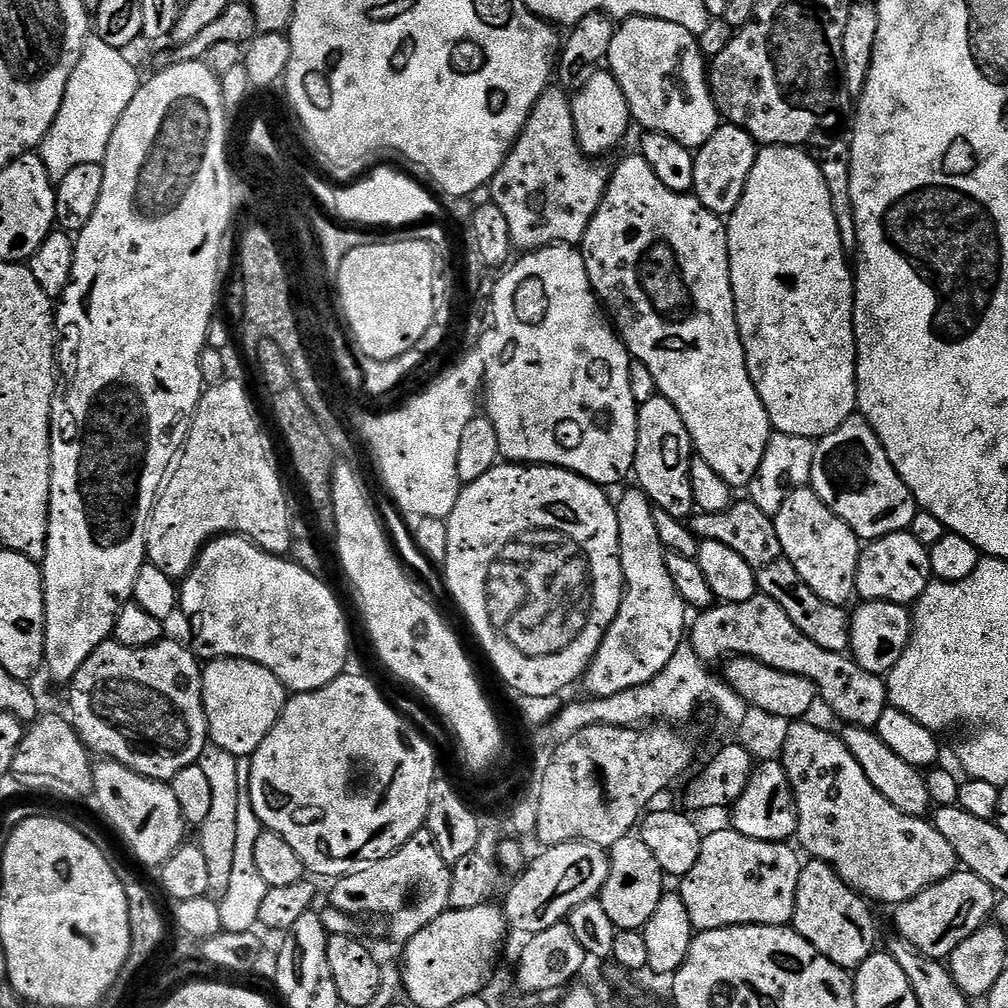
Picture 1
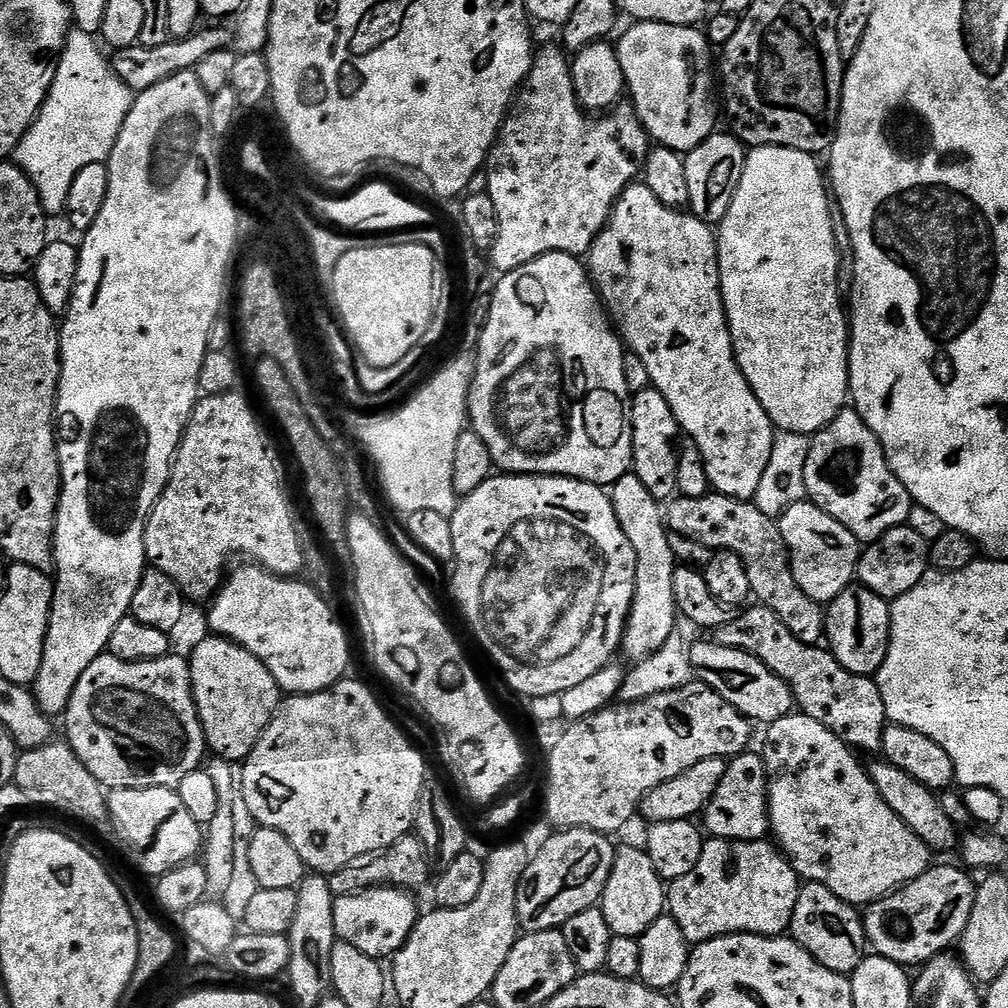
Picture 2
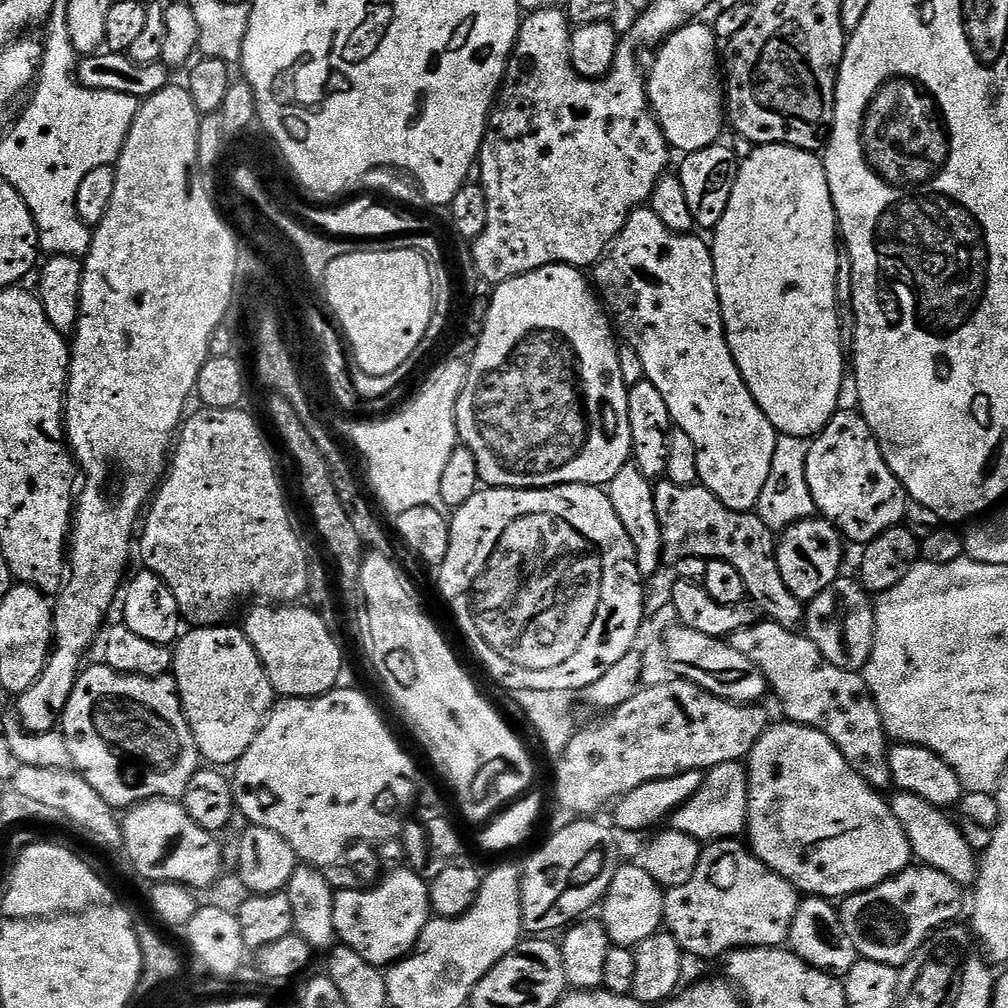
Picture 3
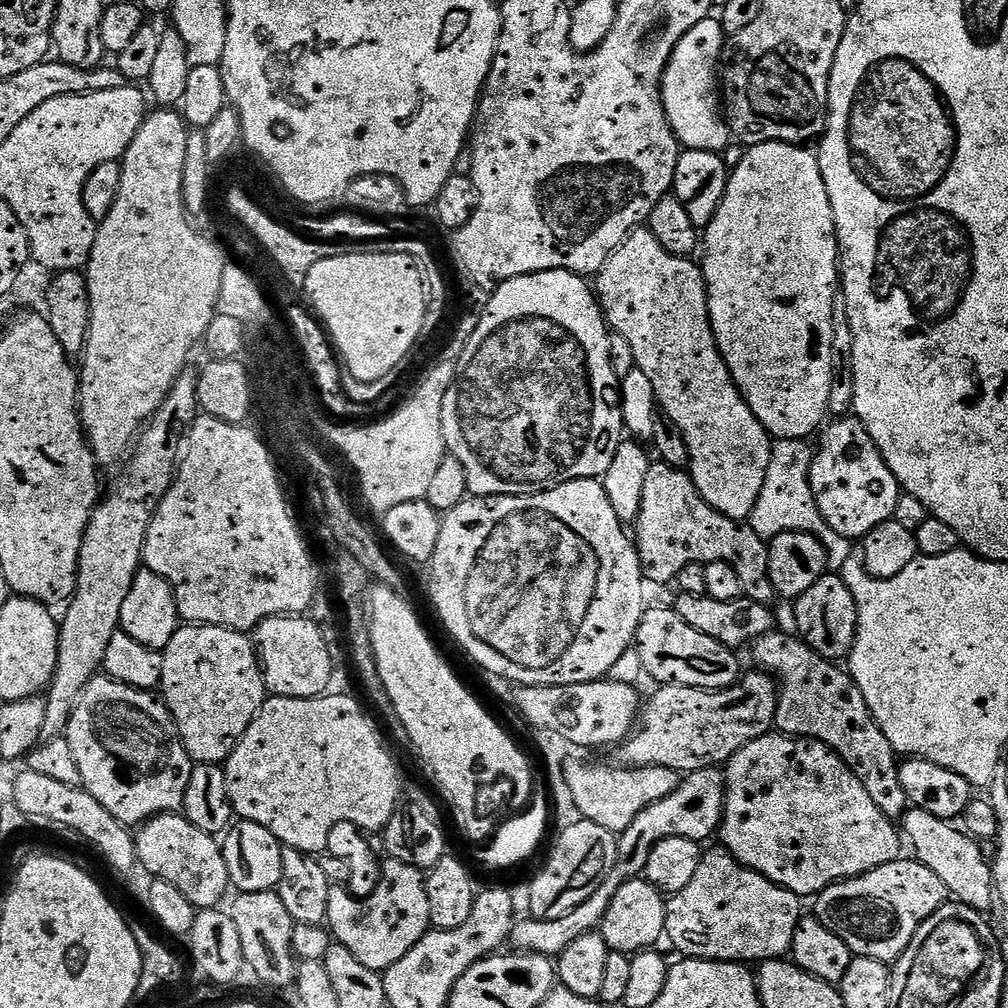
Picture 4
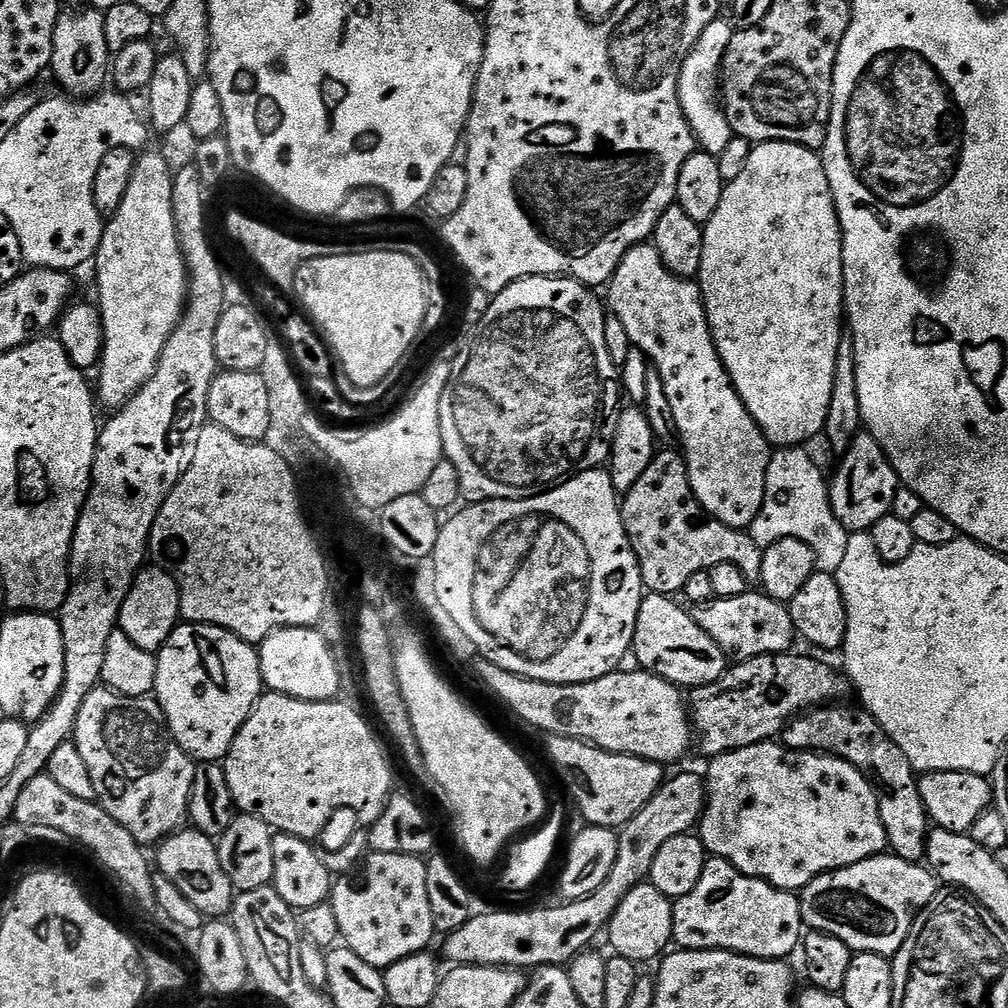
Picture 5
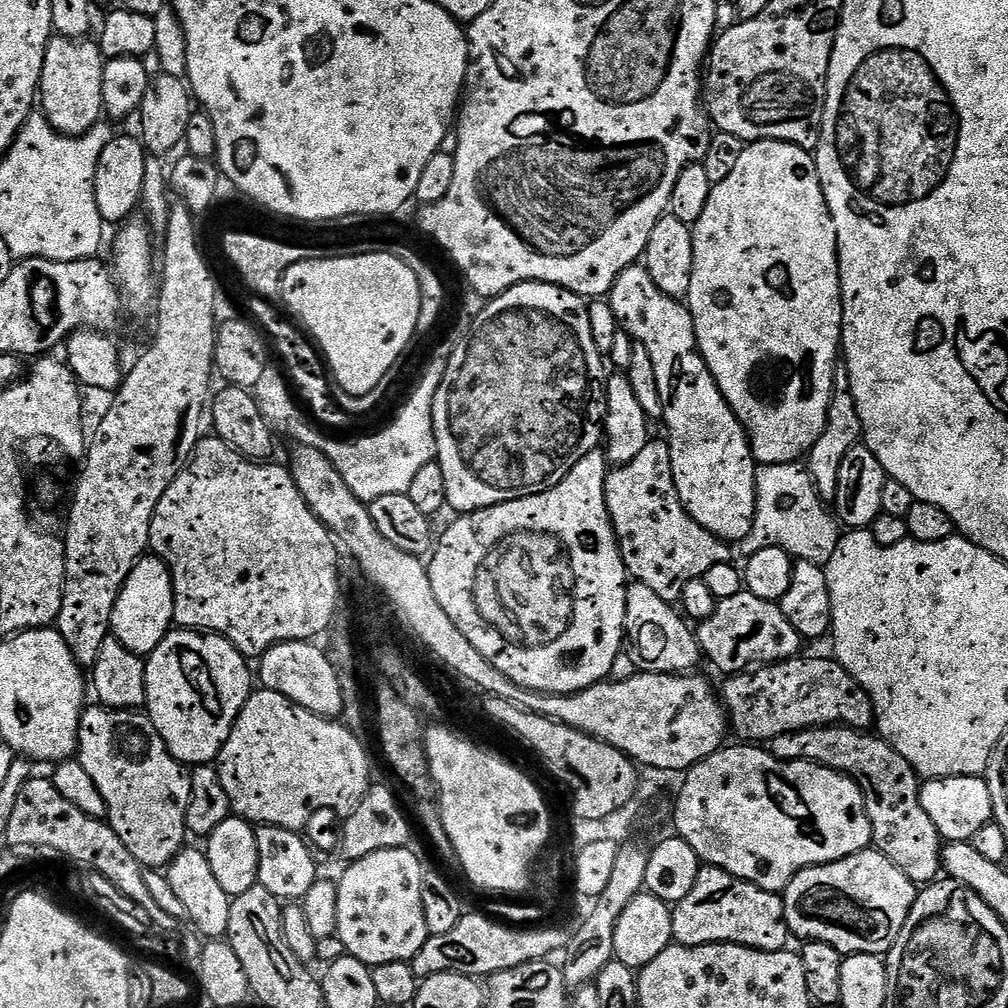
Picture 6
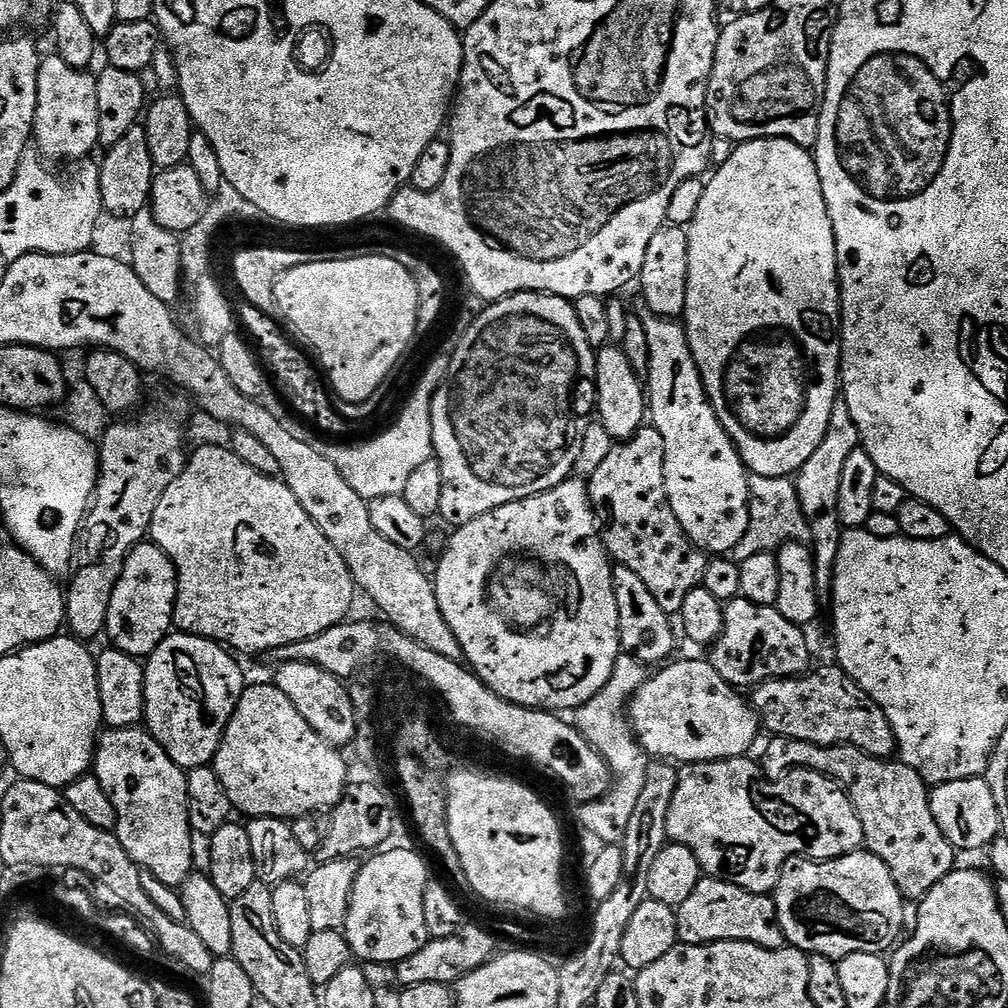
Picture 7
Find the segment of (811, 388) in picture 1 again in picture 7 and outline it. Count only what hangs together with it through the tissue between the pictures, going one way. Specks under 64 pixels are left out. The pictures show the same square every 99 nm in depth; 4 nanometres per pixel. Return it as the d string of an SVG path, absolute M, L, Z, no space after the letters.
M745 140L737 143L733 148L736 149L725 158L724 165L716 173L713 171L707 177L704 193L702 194L702 202L699 204L694 218L686 226L688 245L690 246L690 266L688 267L686 306L684 307L682 323L684 325L684 333L688 336L688 341L690 342L690 350L694 354L694 362L698 366L698 374L702 378L704 389L708 395L708 400L712 404L714 414L718 414L718 422L724 427L726 434L734 442L734 446L738 450L745 468L754 476L765 476L766 478L786 476L792 478L795 477L802 466L806 466L806 461L813 456L814 450L818 450L818 446L821 444L822 438L825 437L827 426L830 423L831 410L834 409L837 397L842 392L840 387L840 278L836 275L836 239L834 238L834 230L832 229L830 214L826 206L826 198L822 194L822 182L816 169L816 161L809 149L798 146L789 140Z

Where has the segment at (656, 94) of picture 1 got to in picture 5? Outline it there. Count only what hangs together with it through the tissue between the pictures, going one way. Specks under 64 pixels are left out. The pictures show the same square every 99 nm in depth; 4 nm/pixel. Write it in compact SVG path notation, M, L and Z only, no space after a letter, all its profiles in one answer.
M727 19L712 20L710 26L702 30L698 42L694 42L680 71L680 105L684 111L684 117L688 119L688 124L696 135L697 145L717 158L723 157L723 152L734 143L732 128L726 122L721 101L718 99L720 67L722 58L726 54L726 46L730 46L733 31L733 25Z

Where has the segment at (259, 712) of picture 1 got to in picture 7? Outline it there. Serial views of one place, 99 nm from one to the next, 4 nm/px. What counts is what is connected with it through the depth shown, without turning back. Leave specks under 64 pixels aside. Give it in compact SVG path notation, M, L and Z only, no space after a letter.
M173 631L144 664L144 724L179 768L211 765L246 681L237 657L204 636Z

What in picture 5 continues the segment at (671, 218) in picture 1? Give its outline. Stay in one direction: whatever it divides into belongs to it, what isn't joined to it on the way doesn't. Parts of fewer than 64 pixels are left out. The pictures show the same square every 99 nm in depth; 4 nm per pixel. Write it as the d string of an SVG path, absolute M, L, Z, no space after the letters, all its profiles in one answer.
M645 242L636 244L625 254L622 258L622 262L616 267L616 273L614 273L612 279L608 281L606 291L608 291L606 304L610 309L611 315L616 316L618 322L622 322L622 326L626 326L626 334L630 338L633 349L638 352L643 352L645 357L650 361L651 367L662 378L662 386L666 390L666 402L670 402L670 410L674 414L678 444L679 447L684 447L684 452L682 451L682 464L688 474L688 485L692 488L692 499L698 501L700 507L703 508L705 513L711 516L712 519L722 522L731 528L741 530L751 529L754 518L762 510L762 498L764 497L770 445L758 425L754 422L752 415L746 410L746 406L740 401L740 396L736 393L734 386L730 382L728 371L722 366L720 355L717 354L716 347L712 341L712 331L708 325L708 315L704 313L704 299L700 296L699 283L693 282L691 279L683 276L675 276L671 270L664 265L656 248L652 247L651 243Z

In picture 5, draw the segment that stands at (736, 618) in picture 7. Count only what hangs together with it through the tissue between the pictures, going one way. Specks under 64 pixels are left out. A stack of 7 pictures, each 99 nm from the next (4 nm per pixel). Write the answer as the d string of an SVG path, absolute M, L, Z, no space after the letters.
M749 590L734 598L713 598L707 604L693 607L691 613L699 628L714 640L724 657L732 662L784 654L798 640L792 616L788 613L788 604L771 600L760 590Z

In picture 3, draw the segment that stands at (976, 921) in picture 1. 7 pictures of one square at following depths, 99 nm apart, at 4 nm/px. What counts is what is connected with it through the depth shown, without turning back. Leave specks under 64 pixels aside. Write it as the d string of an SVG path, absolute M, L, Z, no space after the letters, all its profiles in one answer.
M909 866L904 872L892 876L886 882L874 886L870 890L862 890L853 896L843 897L839 901L838 911L842 924L846 926L846 934L854 941L857 953L865 960L882 962L893 966L902 966L911 956L928 941L939 928L947 928L949 924L961 919L960 911L966 908L965 889L954 883L946 874L927 866Z

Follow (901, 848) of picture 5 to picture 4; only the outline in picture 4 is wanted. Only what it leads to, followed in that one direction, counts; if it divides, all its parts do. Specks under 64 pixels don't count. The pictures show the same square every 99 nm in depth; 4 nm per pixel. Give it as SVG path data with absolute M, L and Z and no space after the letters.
M773 630L758 638L750 646L753 658L760 663L757 665L763 671L778 677L775 731L781 736L817 740L825 744L842 758L842 762L846 762L846 766L859 778L862 786L866 786L866 794L874 798L874 806L878 806L878 810L882 810L882 814L886 814L889 820L899 821L910 807L906 790L902 790L901 761L897 752L890 746L886 734L882 734L882 726L878 726L874 714L870 714L870 706L866 706L862 690L858 690L852 675L839 663L825 660L805 640L800 639L799 635L789 632Z

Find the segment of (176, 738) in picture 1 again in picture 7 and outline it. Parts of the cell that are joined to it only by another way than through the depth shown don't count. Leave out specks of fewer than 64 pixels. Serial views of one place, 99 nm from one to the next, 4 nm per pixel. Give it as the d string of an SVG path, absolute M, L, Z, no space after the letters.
M140 726L101 731L100 739L96 742L94 774L98 782L102 782L102 790L110 794L110 802L114 802L115 834L132 861L143 871L154 874L161 882L169 882L172 876L187 878L193 875L194 833L188 817L188 772L174 763L170 754L166 754L166 750L162 750L162 746L152 737L152 733Z

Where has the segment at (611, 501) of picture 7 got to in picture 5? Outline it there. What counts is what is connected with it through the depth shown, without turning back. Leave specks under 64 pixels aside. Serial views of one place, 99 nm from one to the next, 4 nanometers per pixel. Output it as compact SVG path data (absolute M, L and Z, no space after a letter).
M660 450L652 457L643 474L628 492L623 493L620 514L630 546L637 558L642 574L642 582L649 593L675 597L683 593L686 582L693 574L706 572L719 564L733 564L742 570L749 582L759 581L762 566L762 549L753 542L747 531L731 528L707 515L700 503L692 499L692 488L688 485L687 471L682 467L682 460L672 450Z

